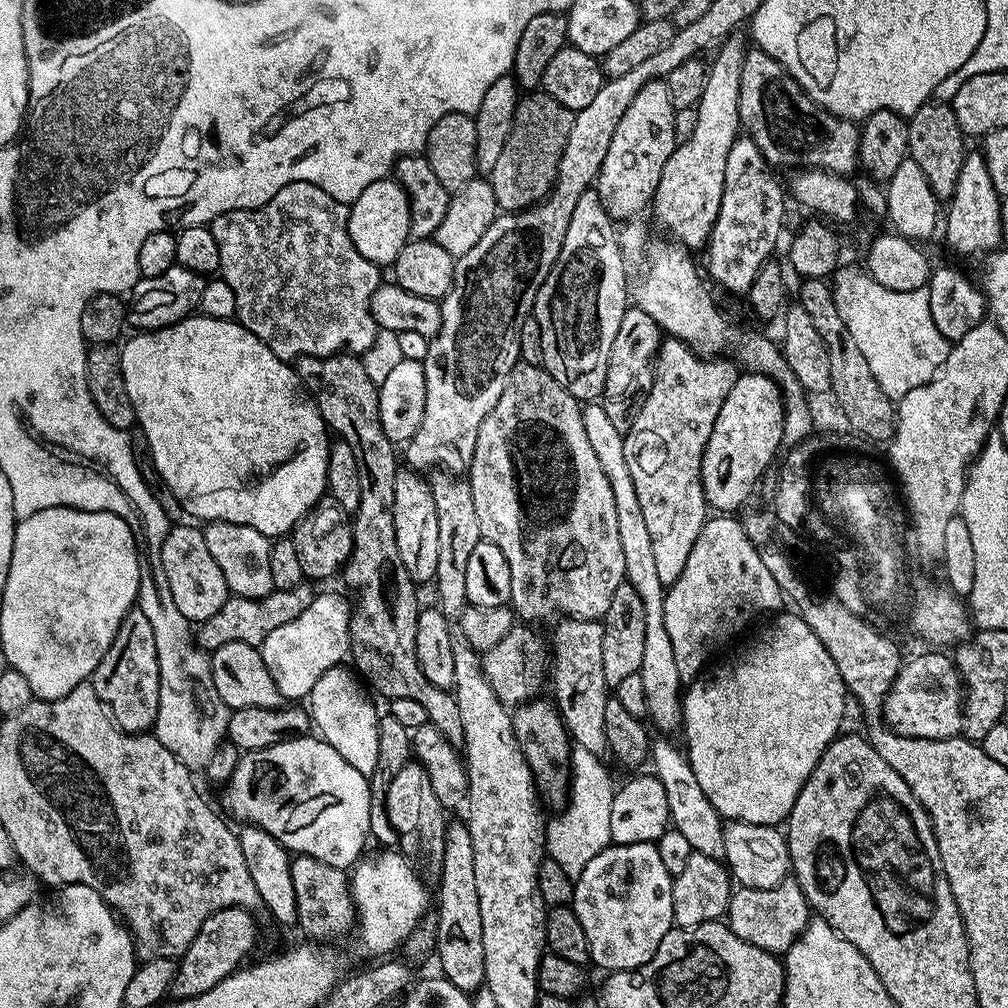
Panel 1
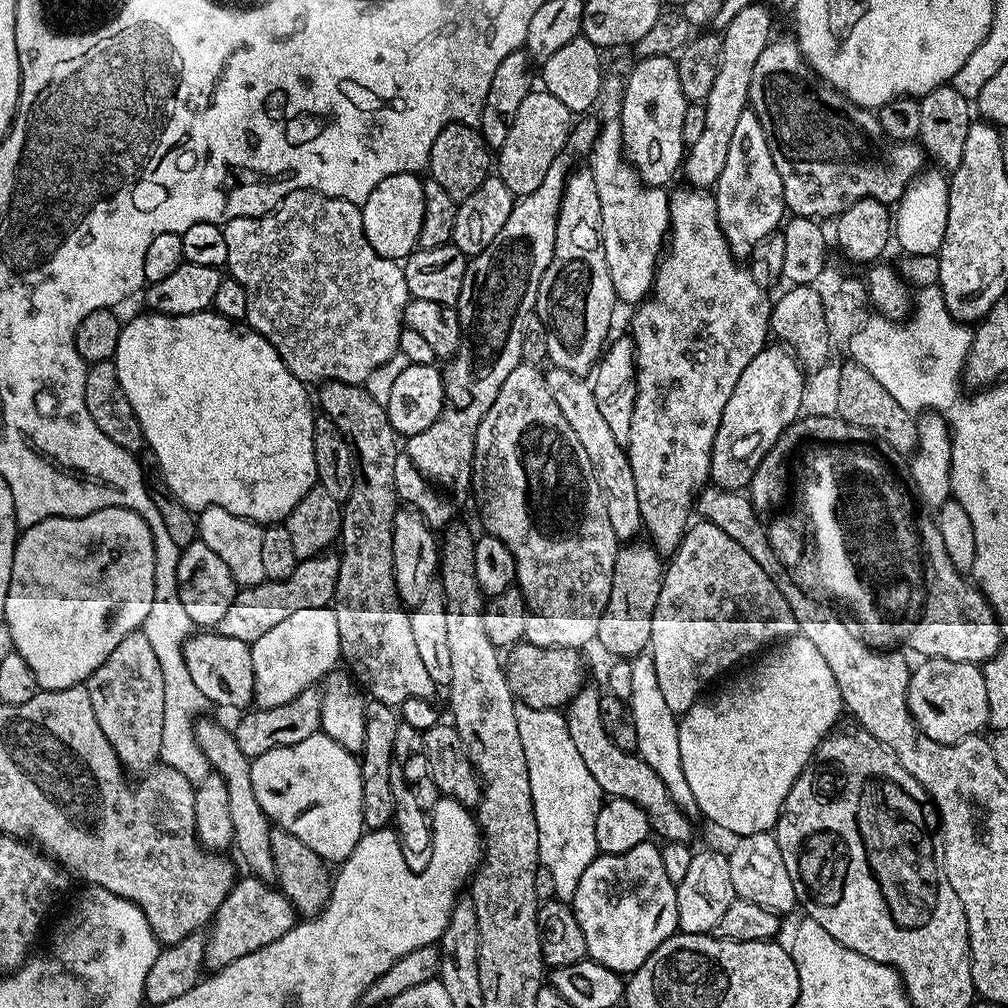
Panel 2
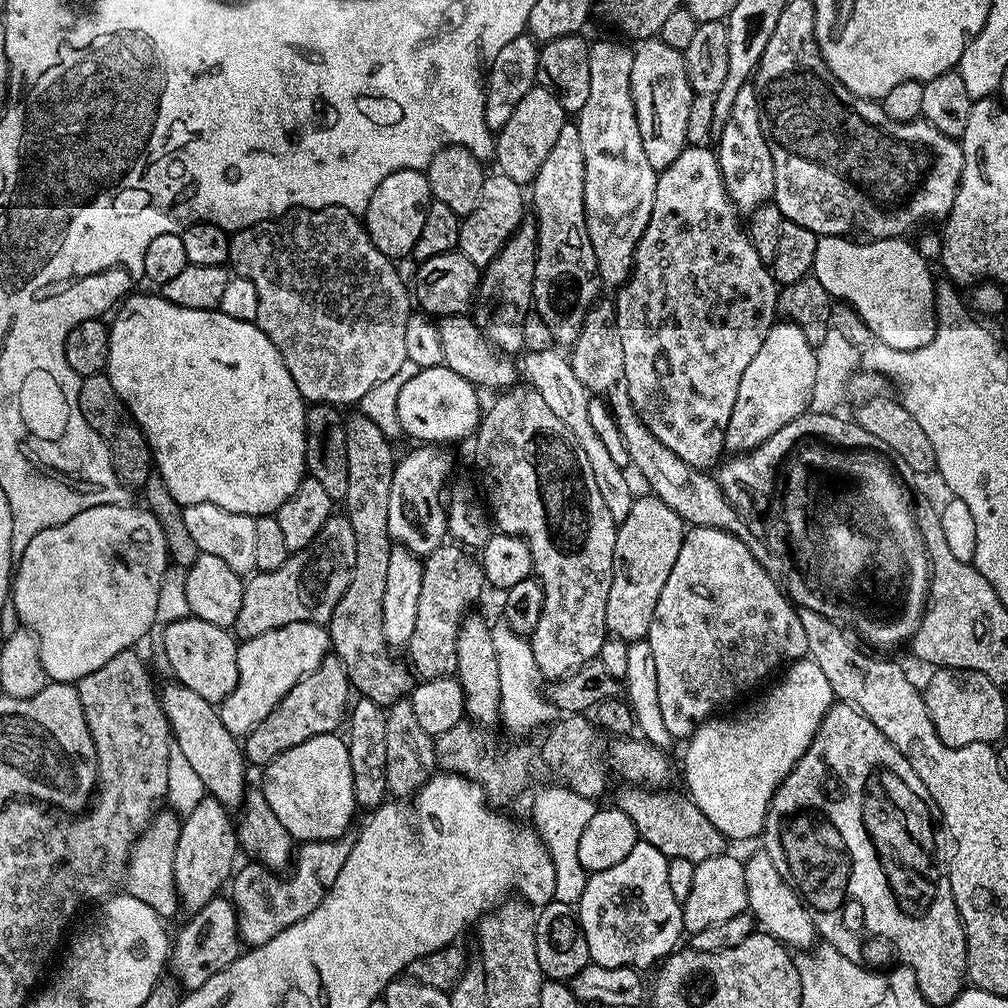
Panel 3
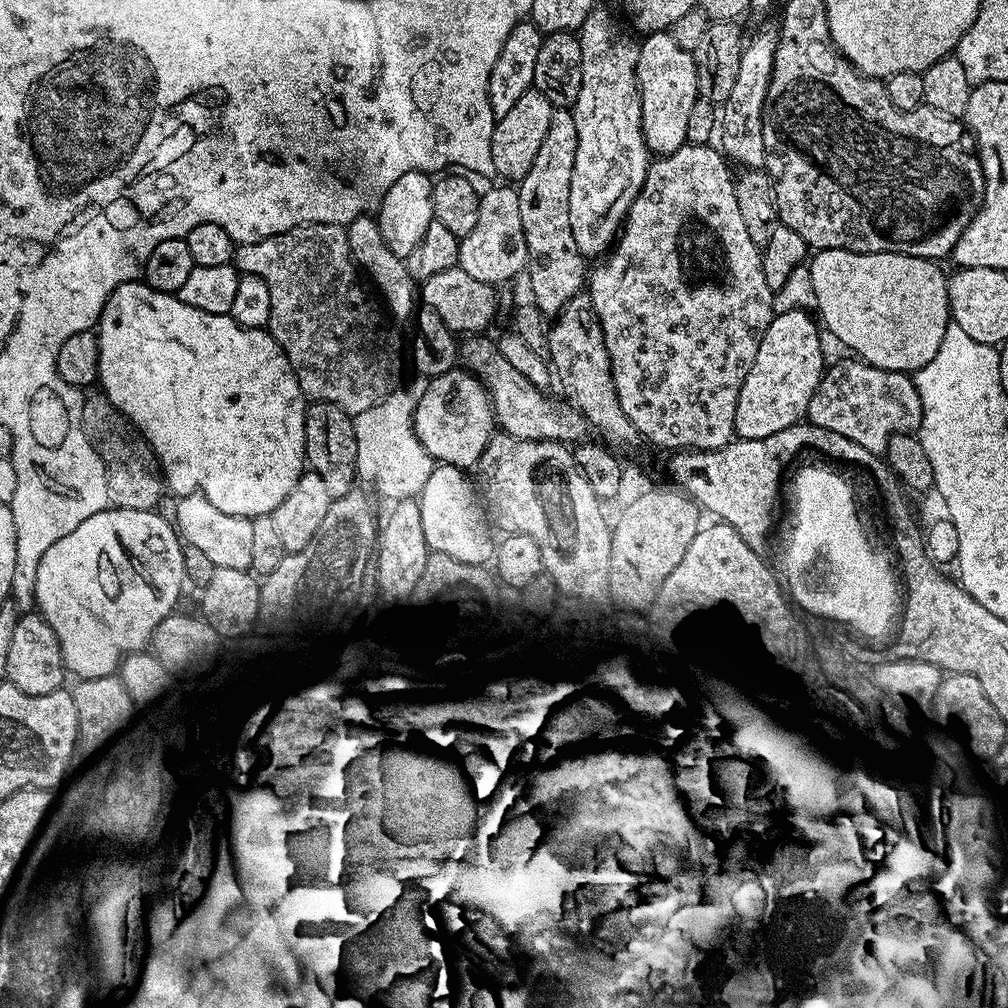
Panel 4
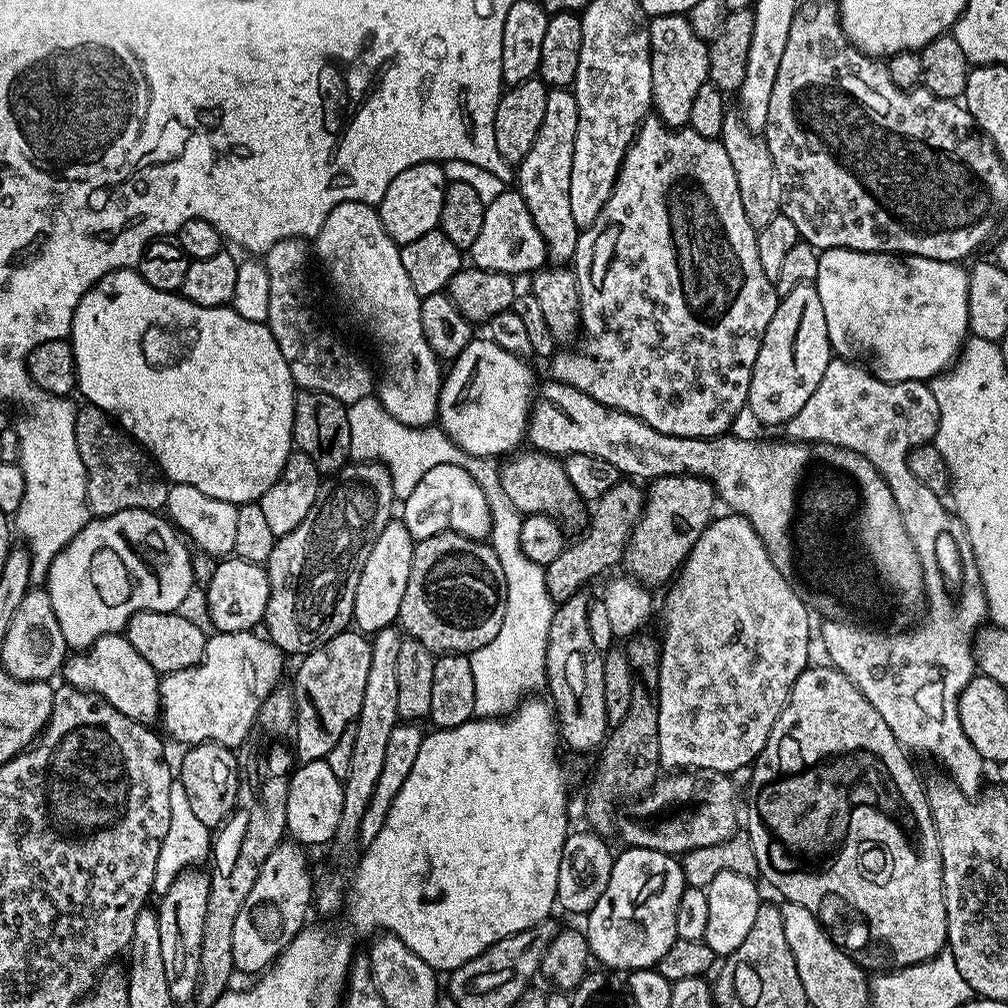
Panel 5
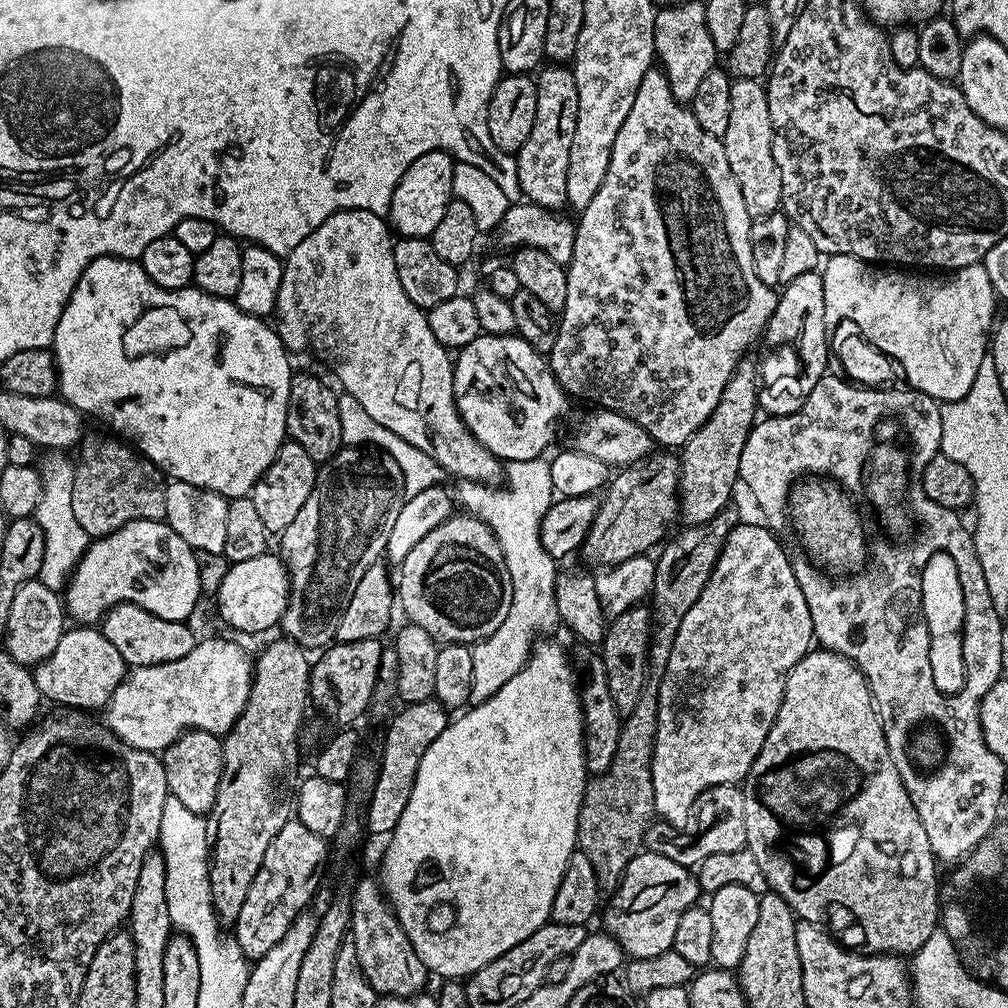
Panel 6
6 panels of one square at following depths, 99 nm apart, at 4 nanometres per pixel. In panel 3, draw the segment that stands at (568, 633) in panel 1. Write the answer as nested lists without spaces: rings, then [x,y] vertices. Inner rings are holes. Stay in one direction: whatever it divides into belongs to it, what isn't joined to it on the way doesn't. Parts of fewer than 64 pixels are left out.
[[[620,786],[616,792],[615,807],[620,808],[634,822],[637,837],[643,843],[654,846],[662,855],[672,859],[686,858],[696,863],[706,858],[718,857],[725,853],[726,837],[698,810],[692,797],[680,792],[660,792],[664,790],[649,790],[644,786]]]

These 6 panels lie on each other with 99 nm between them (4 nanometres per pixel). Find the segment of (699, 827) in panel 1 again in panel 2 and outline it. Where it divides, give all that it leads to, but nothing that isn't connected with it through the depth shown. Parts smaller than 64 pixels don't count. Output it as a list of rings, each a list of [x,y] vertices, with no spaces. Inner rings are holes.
[[[651,651],[640,652],[631,657],[630,661],[632,692],[626,703],[632,712],[634,730],[638,734],[636,752],[646,762],[646,766],[650,766],[650,770],[662,778],[662,786],[670,790],[670,798],[674,798],[676,805],[688,816],[695,817],[698,809],[690,785],[686,783],[686,774],[682,771],[682,754],[678,750],[680,721],[677,713],[672,712],[662,698],[662,689],[658,686],[658,670],[654,670]]]

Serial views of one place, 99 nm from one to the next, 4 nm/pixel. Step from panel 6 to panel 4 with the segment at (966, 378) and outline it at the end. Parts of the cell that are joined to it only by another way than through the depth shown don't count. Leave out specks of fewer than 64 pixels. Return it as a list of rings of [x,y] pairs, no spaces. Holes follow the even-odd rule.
[[[822,248],[811,257],[810,267],[814,278],[814,292],[816,294],[816,308],[820,312],[819,319],[824,319],[823,327],[833,332],[848,348],[853,348],[855,355],[865,364],[872,364],[876,368],[885,368],[888,372],[906,372],[914,374],[922,366],[938,354],[938,346],[942,346],[942,338],[946,334],[950,323],[947,286],[949,277],[940,269],[941,265],[934,260],[927,260],[921,256],[910,256],[907,252],[851,252],[848,248]]]

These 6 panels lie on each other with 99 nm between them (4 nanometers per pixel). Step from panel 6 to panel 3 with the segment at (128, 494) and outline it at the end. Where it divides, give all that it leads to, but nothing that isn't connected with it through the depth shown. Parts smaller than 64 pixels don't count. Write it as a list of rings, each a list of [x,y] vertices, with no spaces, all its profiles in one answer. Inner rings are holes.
[[[104,372],[83,377],[78,390],[78,406],[82,410],[82,418],[90,422],[93,430],[101,436],[110,450],[112,469],[115,470],[121,483],[132,490],[143,489],[147,478],[154,472],[154,461],[144,431],[137,426],[136,419],[128,412],[128,407],[118,398],[118,390],[110,382]]]

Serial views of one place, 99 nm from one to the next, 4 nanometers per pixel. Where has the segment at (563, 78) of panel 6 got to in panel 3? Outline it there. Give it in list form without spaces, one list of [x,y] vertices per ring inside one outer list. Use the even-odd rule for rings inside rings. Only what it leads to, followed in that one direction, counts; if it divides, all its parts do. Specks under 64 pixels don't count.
[[[565,122],[550,154],[546,154],[546,162],[542,162],[542,170],[538,170],[530,185],[530,204],[536,207],[532,303],[542,322],[550,326],[550,334],[557,345],[570,346],[578,338],[588,312],[602,291],[600,277],[596,275],[594,246],[590,246],[586,230],[585,190],[586,158],[582,154],[582,138],[575,123]]]

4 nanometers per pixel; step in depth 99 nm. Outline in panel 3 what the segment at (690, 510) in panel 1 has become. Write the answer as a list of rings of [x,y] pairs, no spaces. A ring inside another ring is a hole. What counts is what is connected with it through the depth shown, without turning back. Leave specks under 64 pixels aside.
[[[685,146],[682,154],[674,158],[674,162],[657,175],[654,210],[636,247],[636,258],[632,261],[632,275],[617,291],[621,292],[614,296],[616,325],[618,334],[622,334],[622,354],[626,354],[624,383],[628,386],[628,397],[634,410],[640,416],[641,422],[650,430],[650,434],[654,434],[654,438],[662,442],[662,446],[674,450],[674,454],[678,454],[682,462],[705,470],[711,469],[711,464],[715,465],[721,459],[720,452],[725,451],[726,426],[730,426],[730,410],[734,410],[734,402],[738,398],[738,382],[742,382],[742,373],[746,371],[746,366],[750,366],[754,354],[758,354],[762,342],[766,342],[766,334],[778,320],[776,306],[778,285],[772,279],[765,257],[763,260],[759,250],[752,245],[753,237],[751,235],[748,237],[744,233],[744,228],[740,225],[741,217],[726,194],[717,153],[713,149],[711,152],[710,149],[708,146]]]

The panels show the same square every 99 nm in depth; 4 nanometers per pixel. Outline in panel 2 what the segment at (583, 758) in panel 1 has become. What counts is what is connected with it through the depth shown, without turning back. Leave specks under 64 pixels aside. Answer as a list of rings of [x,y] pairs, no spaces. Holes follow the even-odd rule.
[[[520,704],[515,717],[530,779],[541,867],[554,880],[555,899],[571,903],[582,874],[599,853],[595,827],[604,795],[575,749],[567,717],[561,711],[535,711]]]

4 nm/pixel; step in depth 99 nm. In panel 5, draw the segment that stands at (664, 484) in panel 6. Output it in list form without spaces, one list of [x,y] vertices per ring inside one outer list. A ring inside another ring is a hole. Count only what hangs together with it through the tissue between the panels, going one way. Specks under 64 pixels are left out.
[[[621,482],[606,490],[602,498],[595,501],[590,512],[590,526],[579,533],[576,541],[569,543],[554,562],[546,565],[546,590],[550,594],[553,605],[559,606],[577,595],[591,582],[595,576],[611,570],[615,564],[619,565],[624,559],[624,552],[628,548],[628,541],[632,538],[632,530],[644,513],[646,492],[639,483]],[[628,483],[628,484],[627,484]],[[640,487],[640,488],[639,488]],[[592,524],[592,528],[591,528]]]

